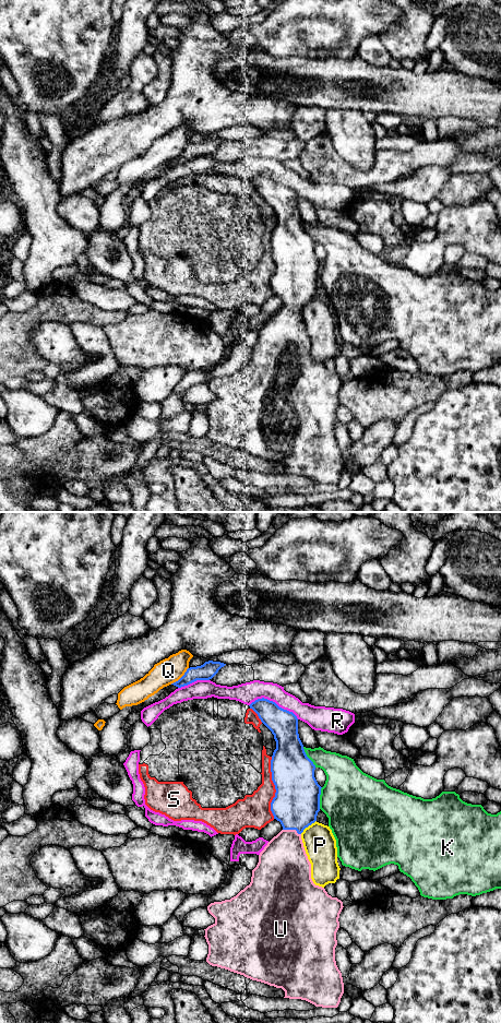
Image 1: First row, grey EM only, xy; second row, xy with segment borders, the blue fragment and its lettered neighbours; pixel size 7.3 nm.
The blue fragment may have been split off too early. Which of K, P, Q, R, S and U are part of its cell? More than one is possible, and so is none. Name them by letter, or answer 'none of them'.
U

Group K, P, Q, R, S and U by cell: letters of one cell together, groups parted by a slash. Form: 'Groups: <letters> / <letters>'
Groups: K / P / Q / R / S / U

